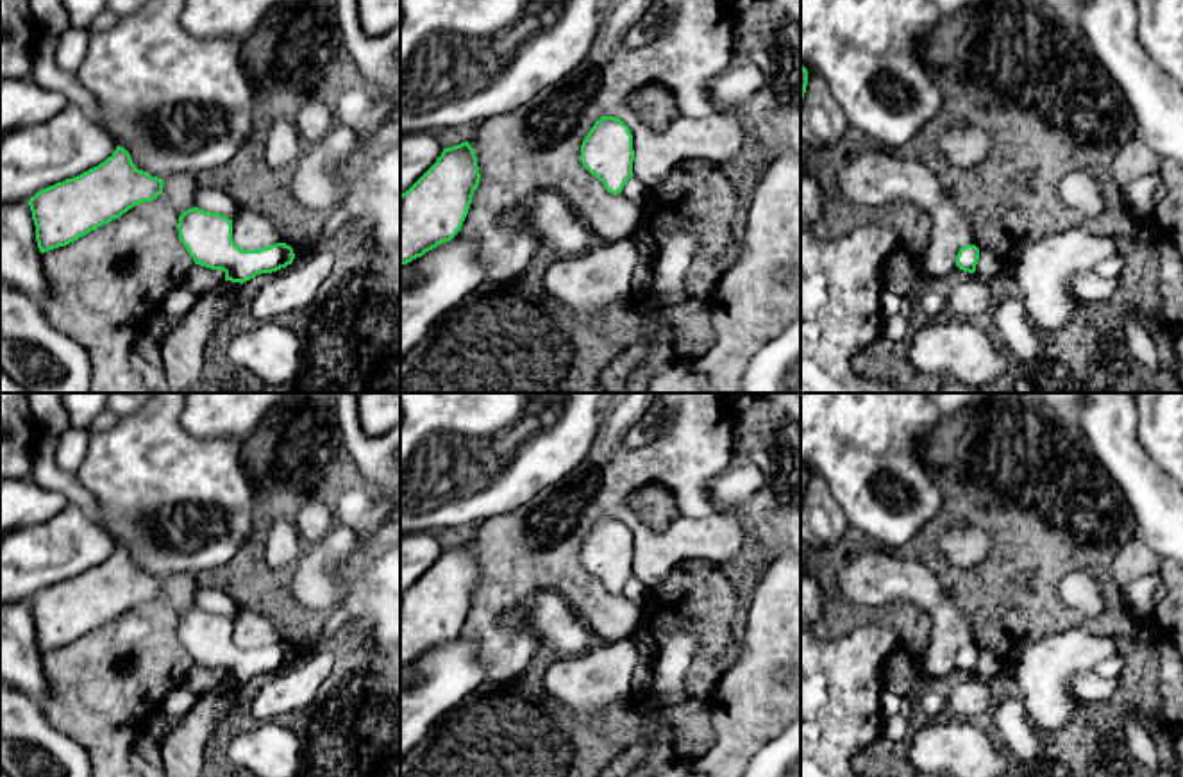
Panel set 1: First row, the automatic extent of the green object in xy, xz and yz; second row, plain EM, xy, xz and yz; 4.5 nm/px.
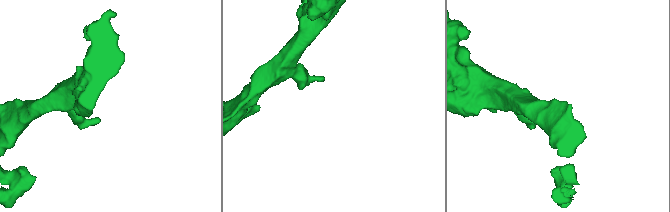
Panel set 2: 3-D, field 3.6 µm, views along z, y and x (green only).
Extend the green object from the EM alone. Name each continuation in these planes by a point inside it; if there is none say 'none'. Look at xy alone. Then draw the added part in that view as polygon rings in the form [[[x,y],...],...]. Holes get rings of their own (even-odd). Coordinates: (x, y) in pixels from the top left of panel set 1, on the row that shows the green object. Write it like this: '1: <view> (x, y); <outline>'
none

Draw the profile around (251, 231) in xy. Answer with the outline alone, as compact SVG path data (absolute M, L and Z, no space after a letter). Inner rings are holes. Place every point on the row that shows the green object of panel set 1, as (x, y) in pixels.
M239 209L232 220L232 239L241 250L259 250L275 243L284 243L284 234L270 218Z

